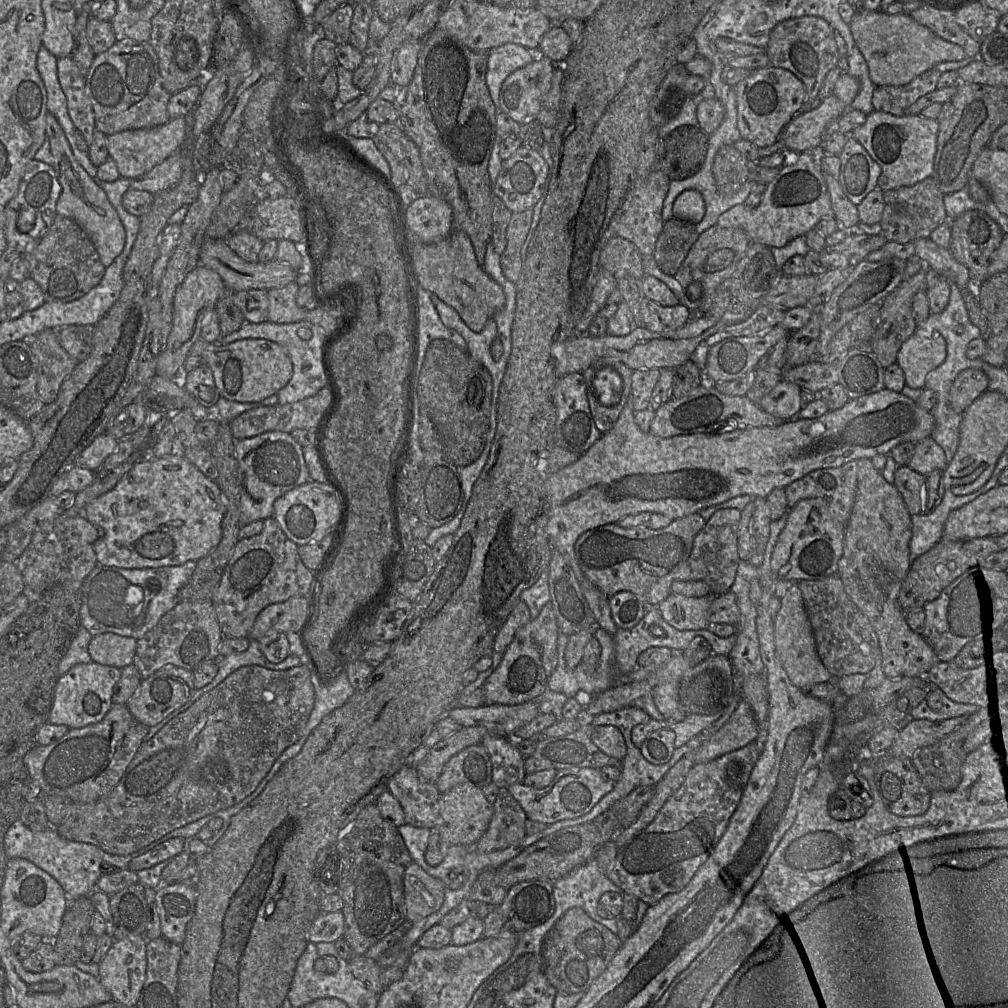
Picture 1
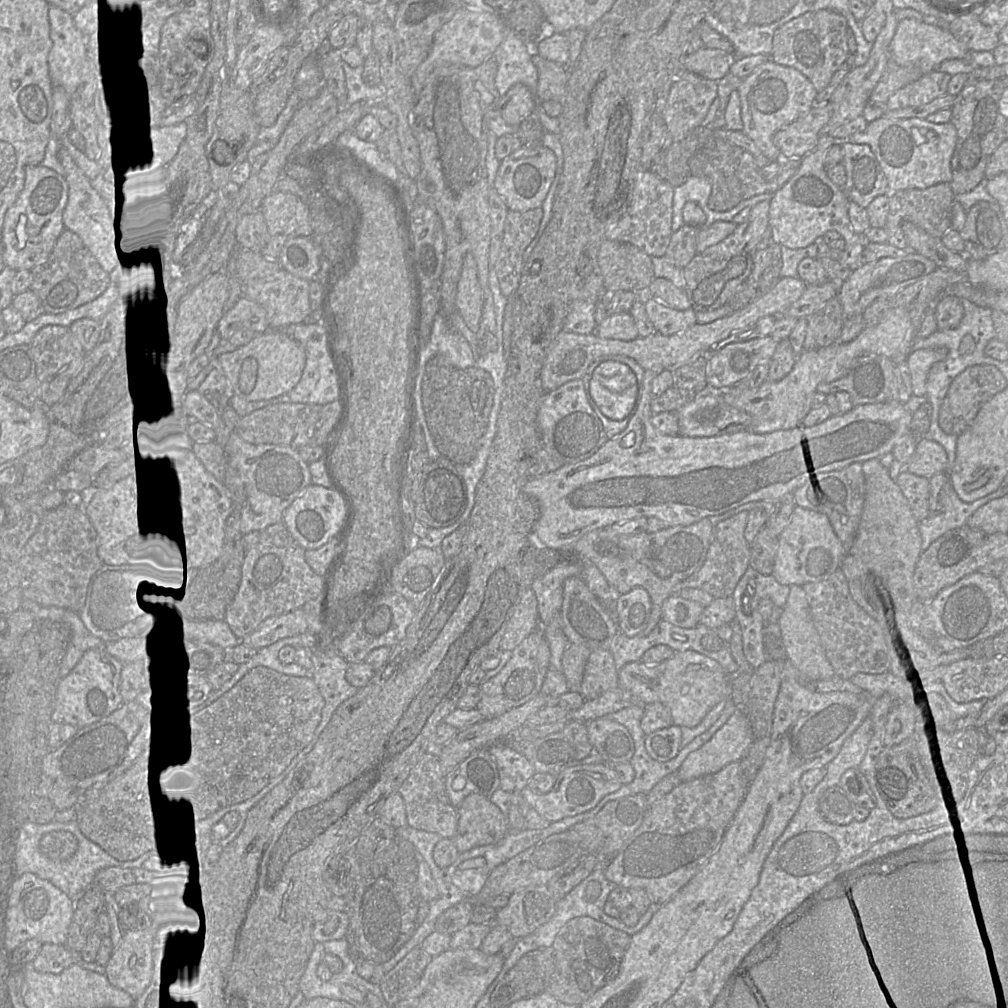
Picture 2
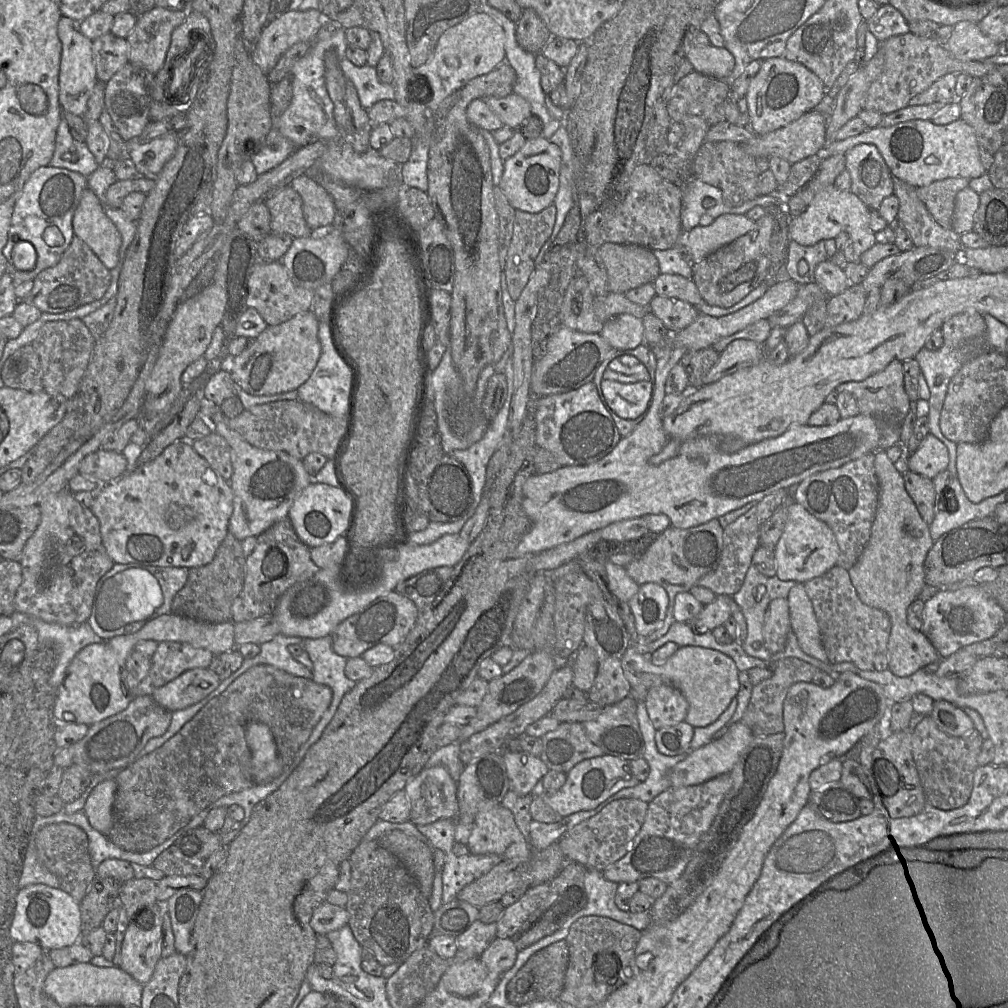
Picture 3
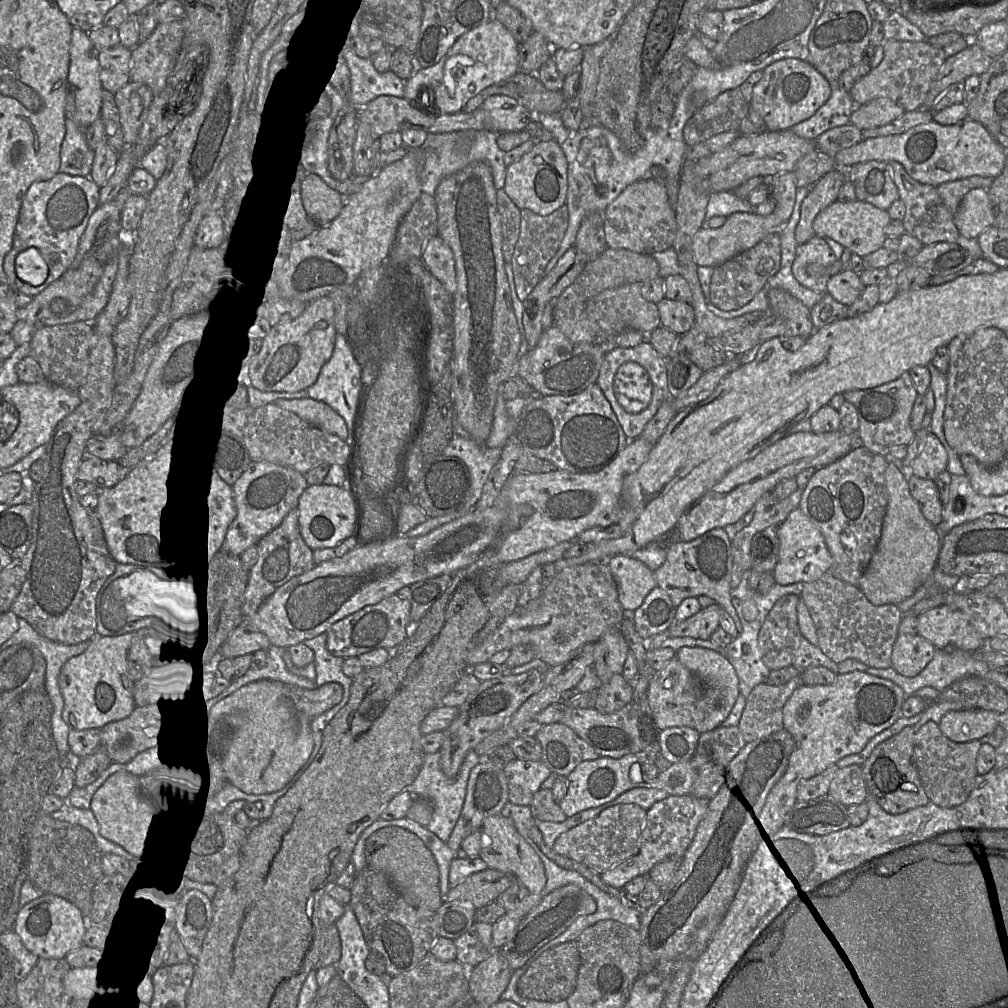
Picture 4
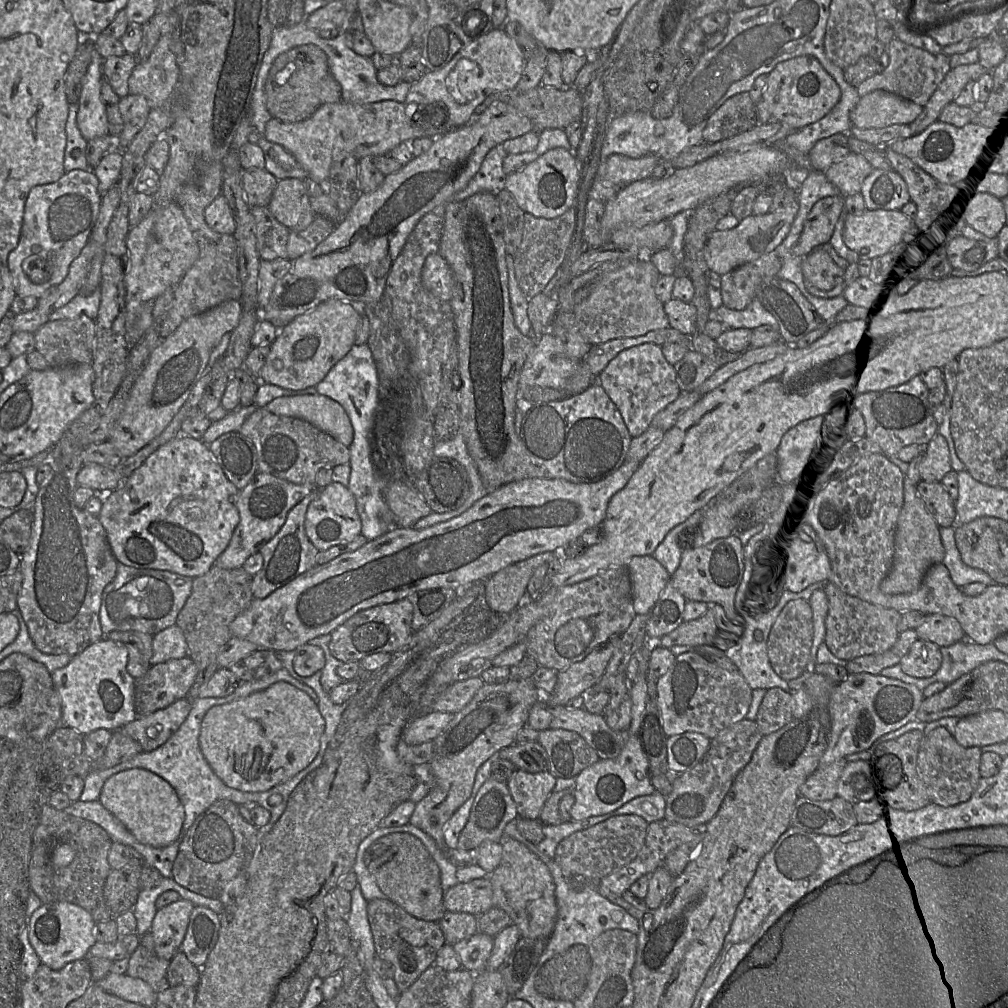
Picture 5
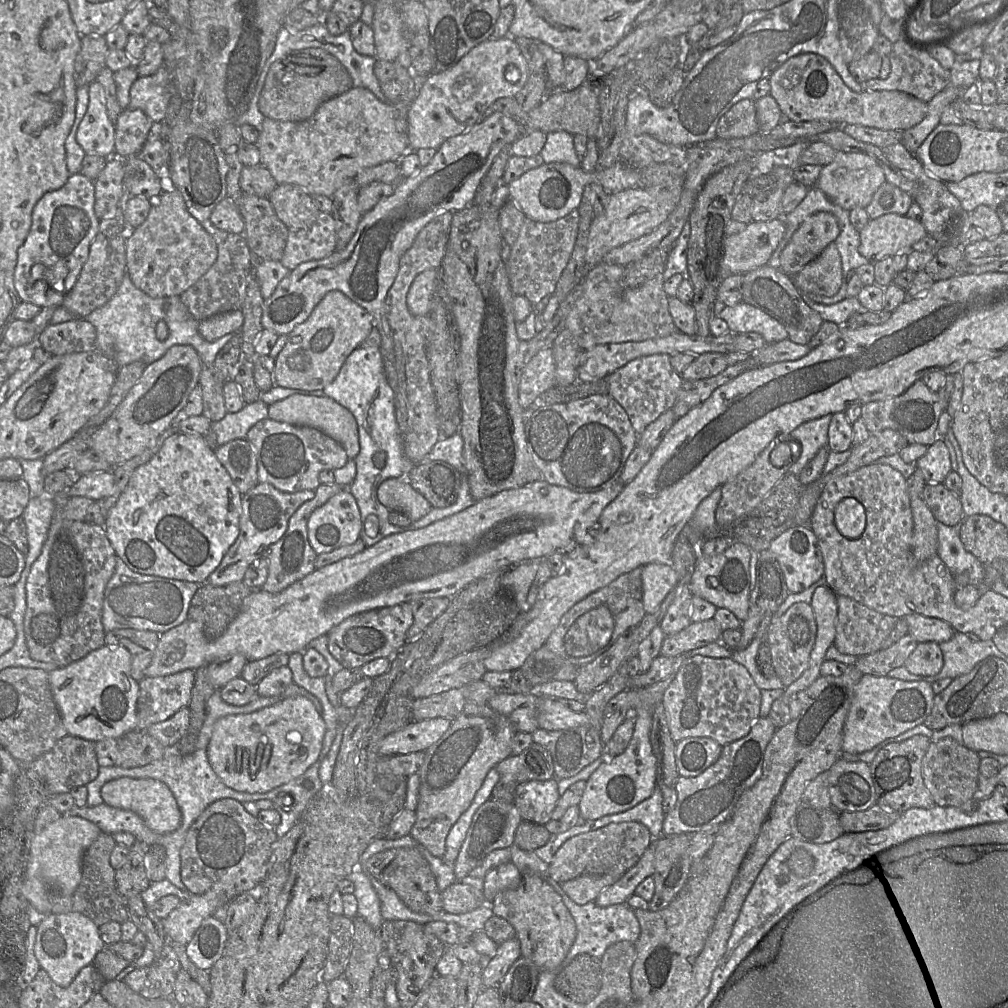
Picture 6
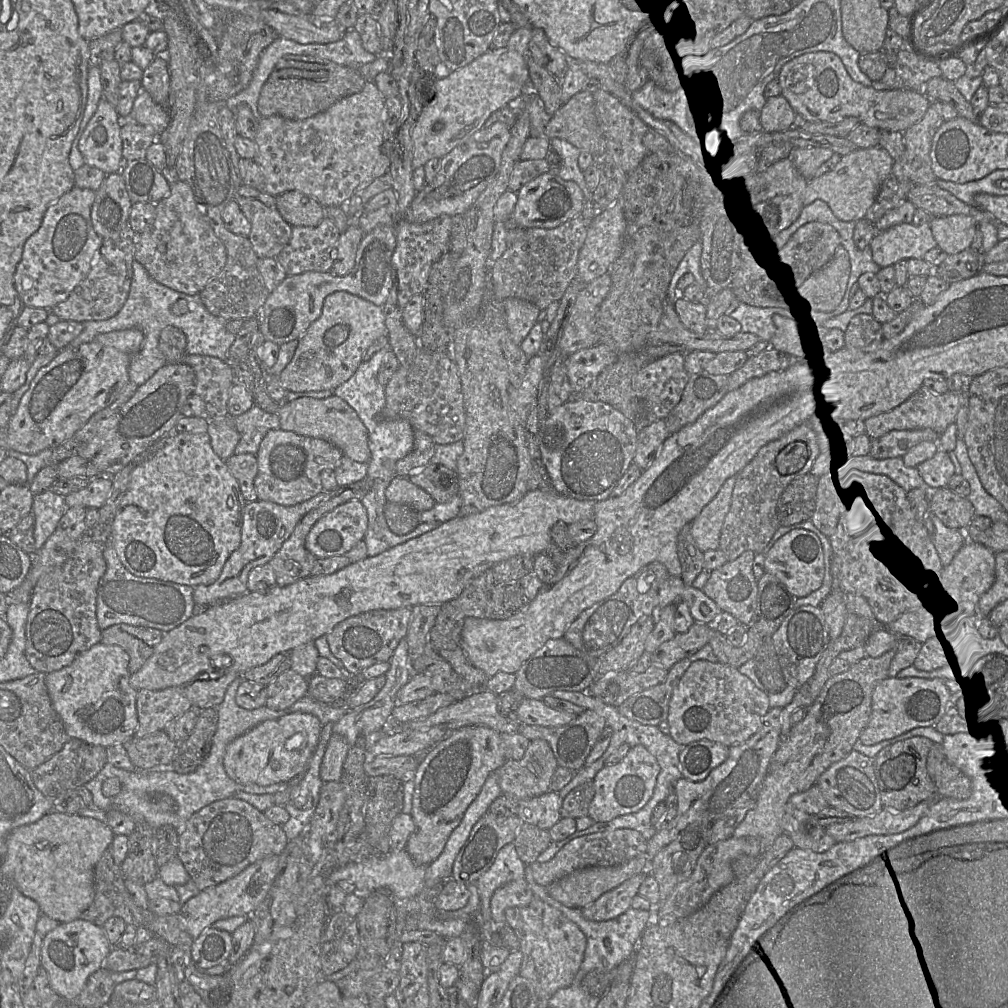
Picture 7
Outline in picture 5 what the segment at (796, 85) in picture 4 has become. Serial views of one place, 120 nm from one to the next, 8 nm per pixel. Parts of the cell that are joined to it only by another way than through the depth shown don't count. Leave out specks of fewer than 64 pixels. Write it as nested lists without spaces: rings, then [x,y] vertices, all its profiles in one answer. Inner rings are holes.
[[[802,55],[780,62],[767,75],[762,100],[776,121],[793,129],[808,126],[826,114],[839,102],[841,90],[833,77],[813,56]]]

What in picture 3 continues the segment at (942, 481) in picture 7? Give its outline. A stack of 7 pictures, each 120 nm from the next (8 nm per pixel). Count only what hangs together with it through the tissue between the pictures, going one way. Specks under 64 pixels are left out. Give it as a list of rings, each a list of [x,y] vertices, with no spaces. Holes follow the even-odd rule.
[[[928,434],[908,459],[908,469],[929,479],[947,470],[949,464],[948,449],[933,434]]]

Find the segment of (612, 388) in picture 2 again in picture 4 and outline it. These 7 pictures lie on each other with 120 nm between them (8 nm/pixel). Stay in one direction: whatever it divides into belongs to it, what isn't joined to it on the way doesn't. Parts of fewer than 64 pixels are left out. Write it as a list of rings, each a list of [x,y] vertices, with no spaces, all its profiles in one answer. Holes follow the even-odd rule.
[[[626,362],[617,370],[613,390],[618,403],[630,414],[643,411],[652,397],[652,382],[648,372],[635,362]]]

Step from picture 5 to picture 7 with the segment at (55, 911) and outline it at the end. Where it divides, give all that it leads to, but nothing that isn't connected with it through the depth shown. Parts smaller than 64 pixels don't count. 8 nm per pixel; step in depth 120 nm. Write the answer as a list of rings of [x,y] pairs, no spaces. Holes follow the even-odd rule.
[[[78,918],[71,922],[60,923],[45,935],[41,948],[41,965],[49,974],[52,989],[64,1000],[72,1003],[86,986],[89,977],[104,967],[104,962],[113,947],[116,946],[112,946],[108,941],[103,926]]]

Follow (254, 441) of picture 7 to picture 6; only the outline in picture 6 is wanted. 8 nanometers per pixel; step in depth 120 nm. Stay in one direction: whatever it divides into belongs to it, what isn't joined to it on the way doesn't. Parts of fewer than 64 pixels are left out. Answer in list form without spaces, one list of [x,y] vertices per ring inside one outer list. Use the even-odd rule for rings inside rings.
[[[262,400],[246,404],[239,412],[227,412],[223,419],[211,424],[218,446],[234,439],[246,438],[248,431],[259,421],[268,418],[268,404]]]

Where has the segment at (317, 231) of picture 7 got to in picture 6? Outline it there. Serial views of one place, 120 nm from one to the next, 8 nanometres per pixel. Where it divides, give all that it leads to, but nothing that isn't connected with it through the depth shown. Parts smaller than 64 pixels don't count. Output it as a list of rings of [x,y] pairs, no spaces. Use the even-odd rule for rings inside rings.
[[[320,212],[311,227],[289,230],[280,262],[292,271],[304,262],[327,258],[335,251],[335,220],[331,214]]]

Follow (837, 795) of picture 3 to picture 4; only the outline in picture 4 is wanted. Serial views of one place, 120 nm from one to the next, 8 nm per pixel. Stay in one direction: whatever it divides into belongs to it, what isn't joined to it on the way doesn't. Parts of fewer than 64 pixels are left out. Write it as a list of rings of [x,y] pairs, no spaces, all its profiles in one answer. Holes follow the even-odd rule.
[[[830,793],[811,800],[797,800],[787,823],[798,831],[815,835],[825,835],[851,825],[848,806]]]

